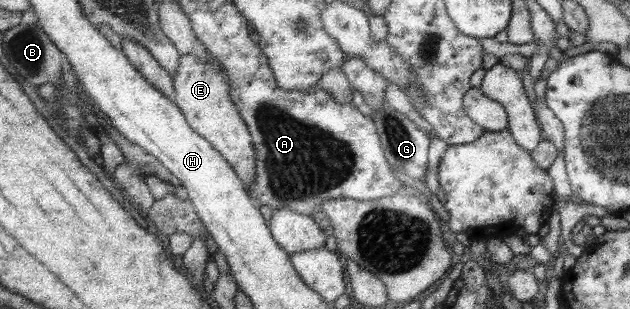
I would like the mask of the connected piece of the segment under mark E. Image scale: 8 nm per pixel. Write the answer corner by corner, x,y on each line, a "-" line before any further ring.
209,53
204,60
191,54
183,54
179,57
173,82
174,95
171,101
186,116
190,128
206,138
230,162
245,187
250,186
256,171
253,143
250,141
250,132
230,97
230,82
223,68
212,60

